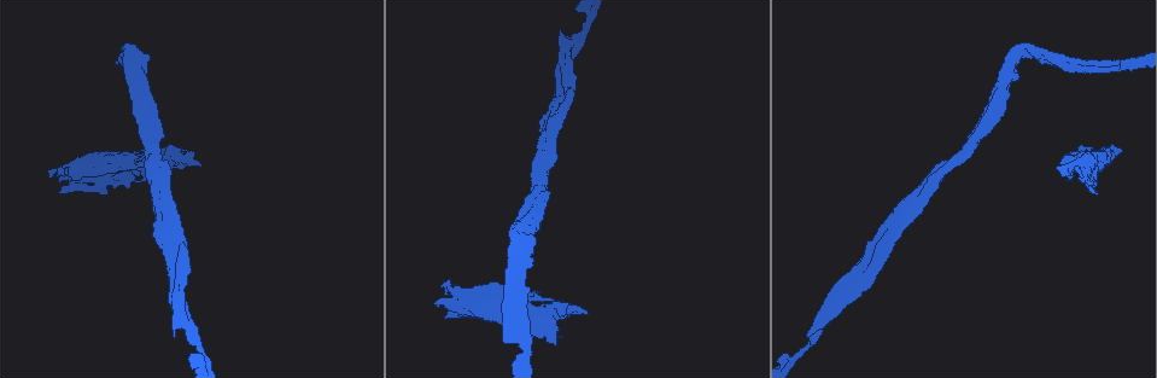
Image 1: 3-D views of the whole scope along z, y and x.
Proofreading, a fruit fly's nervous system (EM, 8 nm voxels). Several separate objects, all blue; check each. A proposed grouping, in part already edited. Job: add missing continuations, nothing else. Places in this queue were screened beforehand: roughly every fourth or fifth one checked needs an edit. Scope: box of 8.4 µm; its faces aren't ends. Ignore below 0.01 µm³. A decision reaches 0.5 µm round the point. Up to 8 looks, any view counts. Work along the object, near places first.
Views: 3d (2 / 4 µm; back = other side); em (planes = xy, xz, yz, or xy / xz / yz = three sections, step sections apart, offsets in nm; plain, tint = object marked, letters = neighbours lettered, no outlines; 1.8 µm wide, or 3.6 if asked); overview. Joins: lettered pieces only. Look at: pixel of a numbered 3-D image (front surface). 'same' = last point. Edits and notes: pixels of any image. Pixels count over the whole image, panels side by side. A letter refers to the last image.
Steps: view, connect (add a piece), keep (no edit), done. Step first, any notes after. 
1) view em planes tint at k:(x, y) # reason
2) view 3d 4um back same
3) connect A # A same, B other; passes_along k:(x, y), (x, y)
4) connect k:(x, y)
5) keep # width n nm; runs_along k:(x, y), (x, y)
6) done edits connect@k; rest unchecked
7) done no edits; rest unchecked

view em planes tint at 1:(1116, 59) # an open end

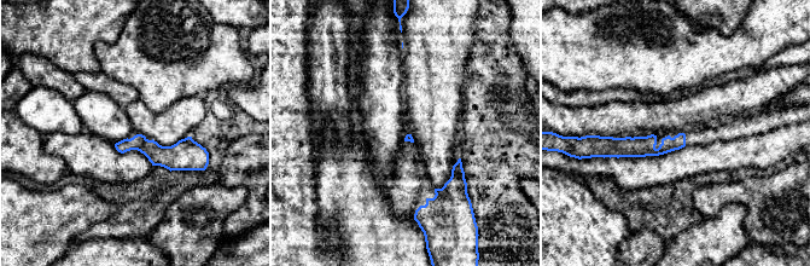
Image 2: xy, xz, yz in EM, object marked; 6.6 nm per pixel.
view em planes letters same # what lies round it

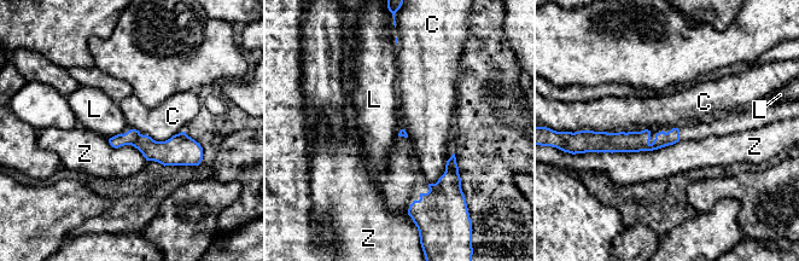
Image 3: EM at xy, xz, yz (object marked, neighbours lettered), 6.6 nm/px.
keep # longest_contact Z 600 nm; C other, L other, Z other; runs_along 3:(112, 140), (198, 150); no lettered piece goes on from it

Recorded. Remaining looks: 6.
view 3d 2um at 1:(1019, 51)

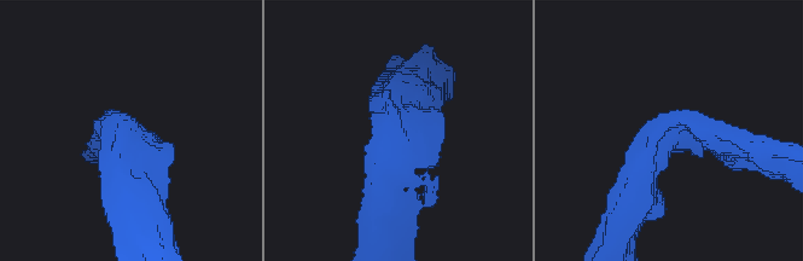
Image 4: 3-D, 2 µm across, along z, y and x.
view em planes letters at 4:(136, 138)

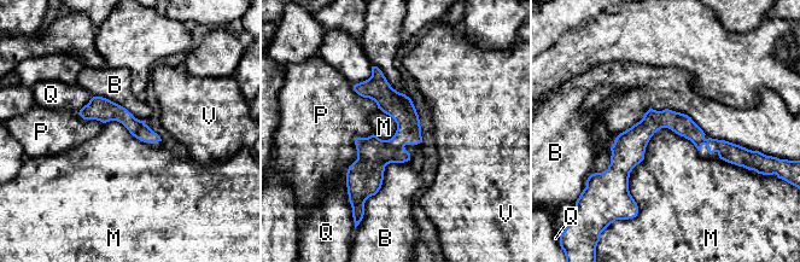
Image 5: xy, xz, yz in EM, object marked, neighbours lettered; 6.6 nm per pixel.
keep # B other, M other, P other, Q other, V other; runs_along 5:(374, 69), (402, 134), (350, 184); no lettered piece goes on from it

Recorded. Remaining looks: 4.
view em planes letters at 1:(1115, 153) # thick end

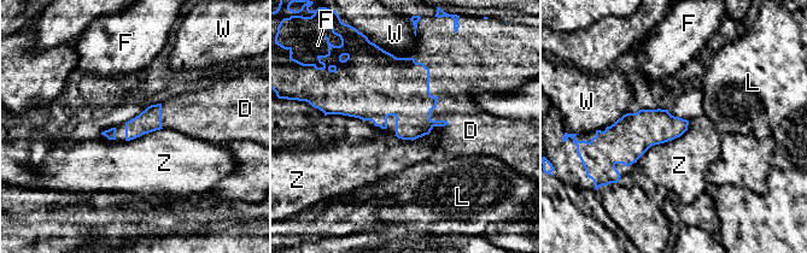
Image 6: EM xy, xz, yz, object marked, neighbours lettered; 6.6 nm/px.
connect D # longest_contact Z 420 nm; D same, F other, L other, W other, Z other; passes_along 6:(408, 98), (437, 121), (471, 130); the neuron continues

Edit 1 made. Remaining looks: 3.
done edits connect@6; rest unchecked

